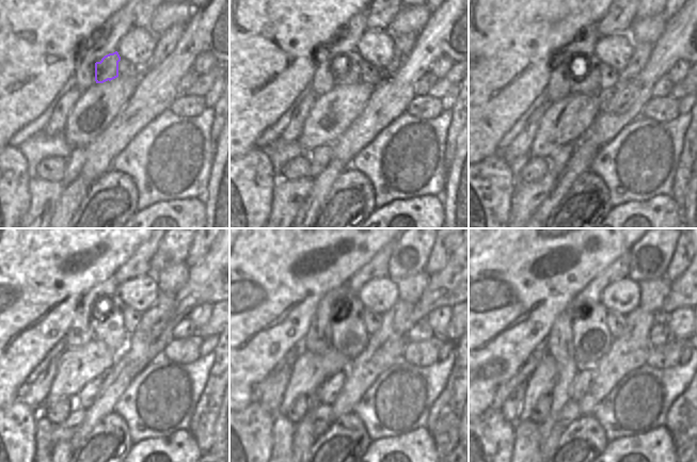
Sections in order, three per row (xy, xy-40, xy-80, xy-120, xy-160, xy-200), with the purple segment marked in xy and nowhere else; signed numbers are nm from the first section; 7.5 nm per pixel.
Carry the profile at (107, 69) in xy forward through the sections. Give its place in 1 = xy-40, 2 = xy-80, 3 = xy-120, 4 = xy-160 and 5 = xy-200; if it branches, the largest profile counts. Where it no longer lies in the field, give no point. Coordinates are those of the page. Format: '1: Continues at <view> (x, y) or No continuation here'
1: Continues at xy-40 (347, 70)
2: Continues at xy-80 (586, 80)
3: Continues at xy-120 (107, 322)
4: Continues at xy-160 (349, 335)
5: Continues at xy-200 (591, 338)

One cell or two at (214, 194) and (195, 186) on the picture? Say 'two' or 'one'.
two

